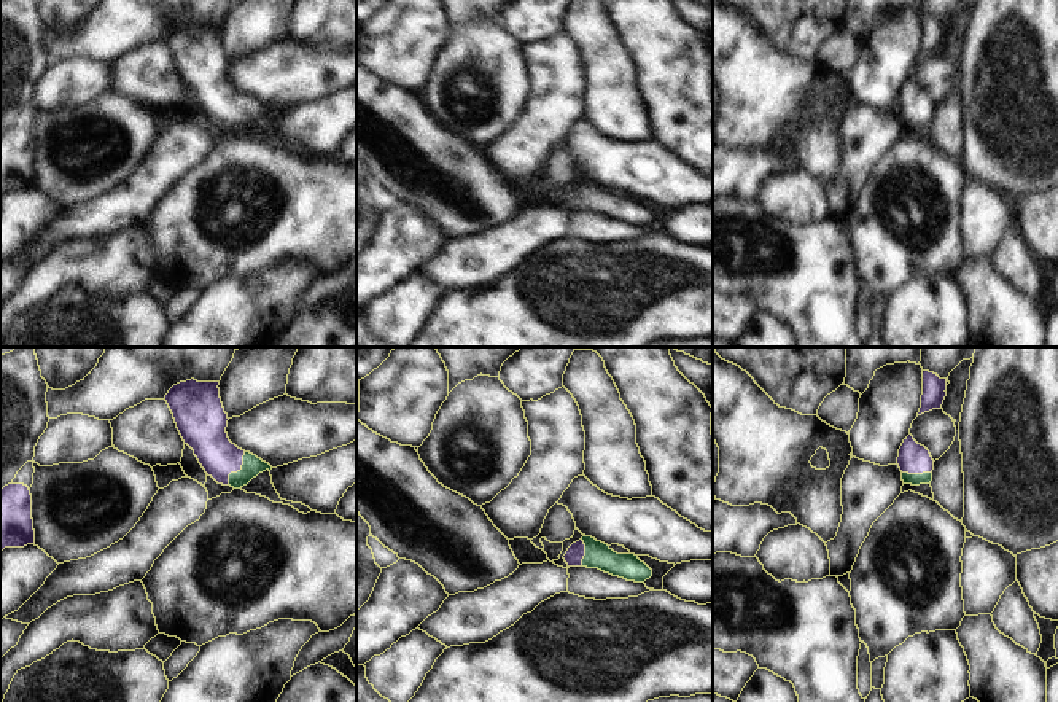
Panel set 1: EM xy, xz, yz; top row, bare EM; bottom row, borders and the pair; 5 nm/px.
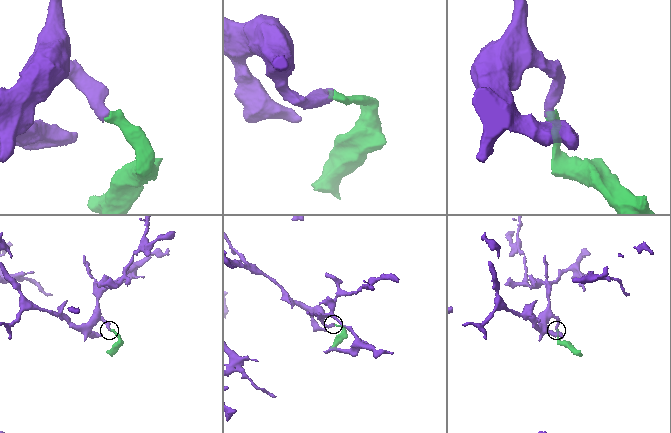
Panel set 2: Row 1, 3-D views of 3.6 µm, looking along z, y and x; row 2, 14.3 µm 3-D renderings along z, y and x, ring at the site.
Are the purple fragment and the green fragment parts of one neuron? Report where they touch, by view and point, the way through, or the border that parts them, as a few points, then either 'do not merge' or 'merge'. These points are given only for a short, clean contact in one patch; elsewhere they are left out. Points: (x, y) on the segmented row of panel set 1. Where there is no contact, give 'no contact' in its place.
contact xy (239, 470); way xy (206, 433), (239, 470), (252, 467); merge

